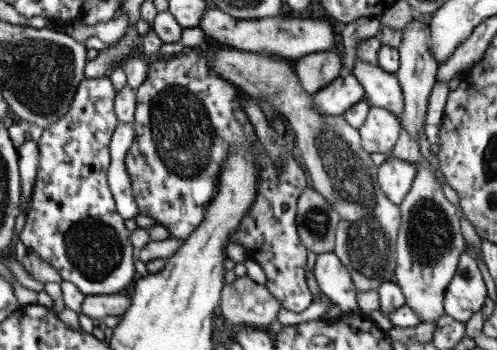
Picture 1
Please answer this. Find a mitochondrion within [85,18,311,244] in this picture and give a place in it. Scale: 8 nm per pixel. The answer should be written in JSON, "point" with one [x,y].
{"point":[183,135]}

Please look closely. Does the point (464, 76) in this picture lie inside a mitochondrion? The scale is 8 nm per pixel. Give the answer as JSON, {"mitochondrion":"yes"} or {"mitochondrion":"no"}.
{"mitochondrion":"no"}

